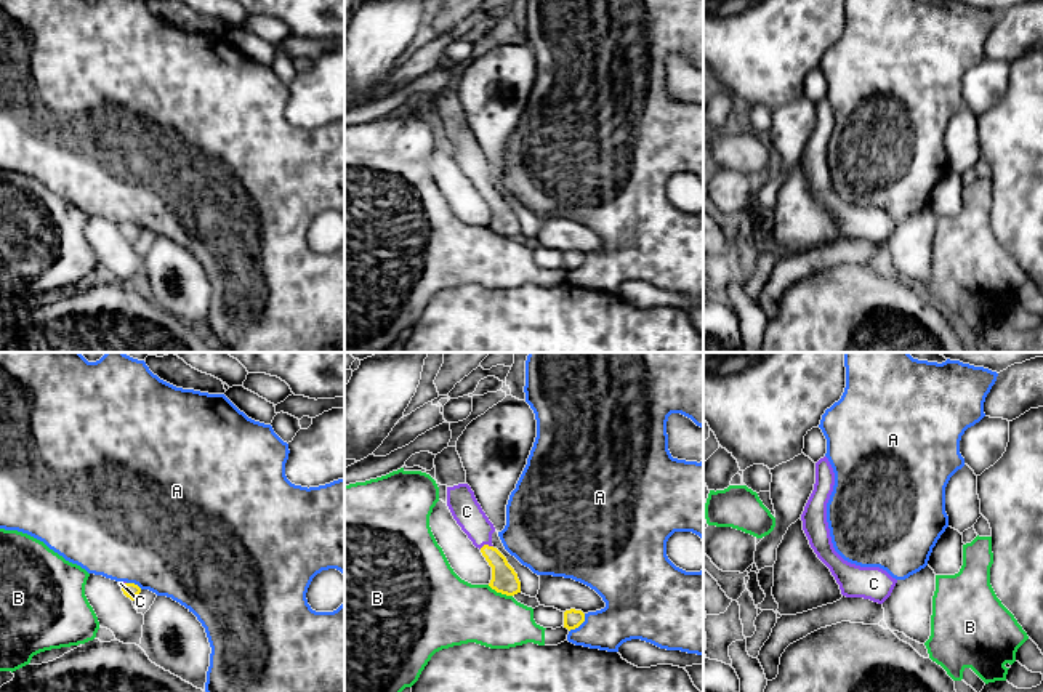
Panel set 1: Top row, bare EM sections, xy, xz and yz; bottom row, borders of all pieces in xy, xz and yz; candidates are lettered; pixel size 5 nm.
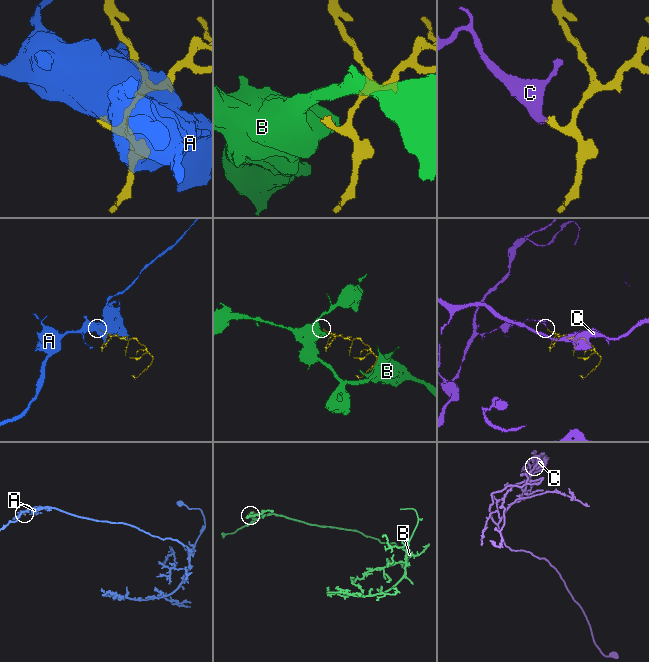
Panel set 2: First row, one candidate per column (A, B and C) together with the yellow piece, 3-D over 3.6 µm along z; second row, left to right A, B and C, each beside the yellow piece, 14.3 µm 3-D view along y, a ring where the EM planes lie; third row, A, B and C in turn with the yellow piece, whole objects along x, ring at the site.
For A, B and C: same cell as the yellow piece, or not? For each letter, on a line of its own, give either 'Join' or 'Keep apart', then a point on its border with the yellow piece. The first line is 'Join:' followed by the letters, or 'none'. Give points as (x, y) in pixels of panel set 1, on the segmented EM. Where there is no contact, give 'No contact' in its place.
Join: C
A: Keep apart. Touches yellow at xz (579, 625)
B: Keep apart. Touches yellow at xz (500, 591)
C: Join. Touches yellow at xz (486, 545)

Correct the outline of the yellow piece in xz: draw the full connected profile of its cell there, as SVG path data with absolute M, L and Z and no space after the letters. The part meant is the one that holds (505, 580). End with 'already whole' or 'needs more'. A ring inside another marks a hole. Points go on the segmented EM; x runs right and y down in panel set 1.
M468 484L447 487L447 506L476 548L492 567L489 586L497 593L514 596L521 593L521 581L506 557L492 545L493 524L489 521Z; needs more

